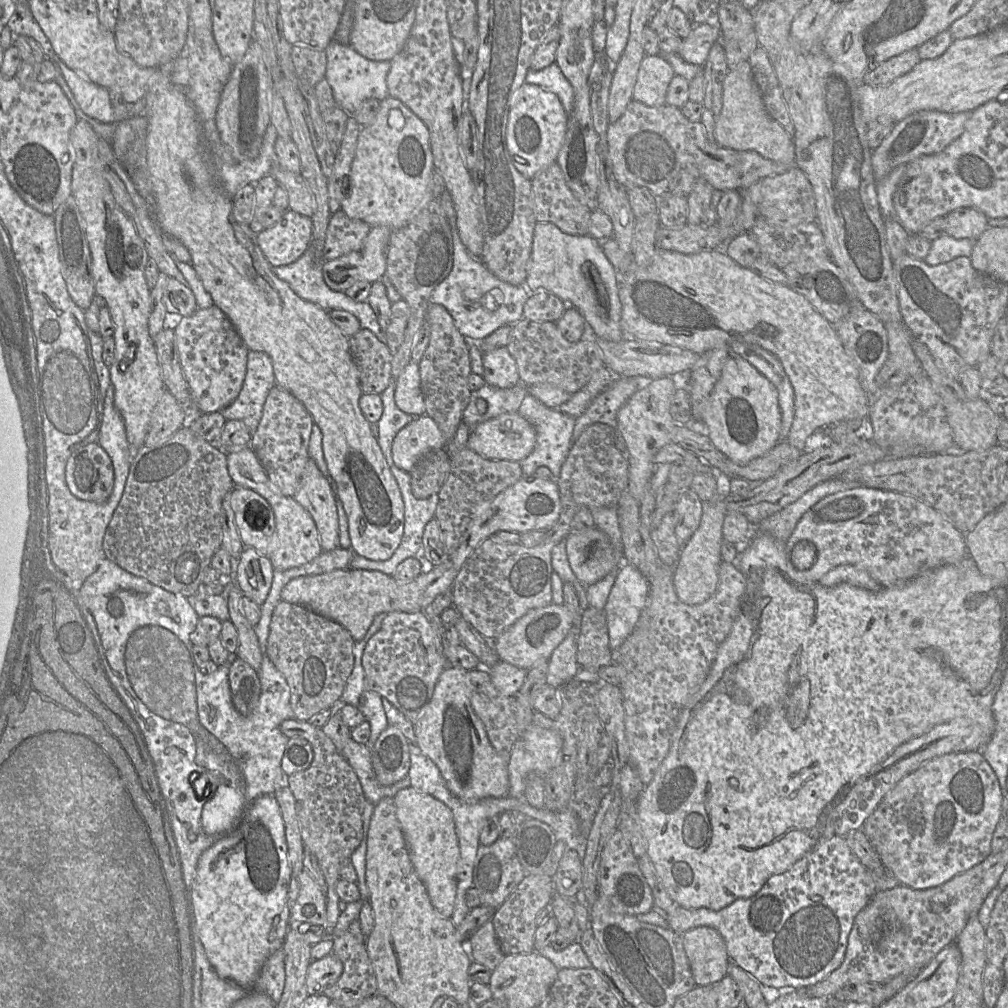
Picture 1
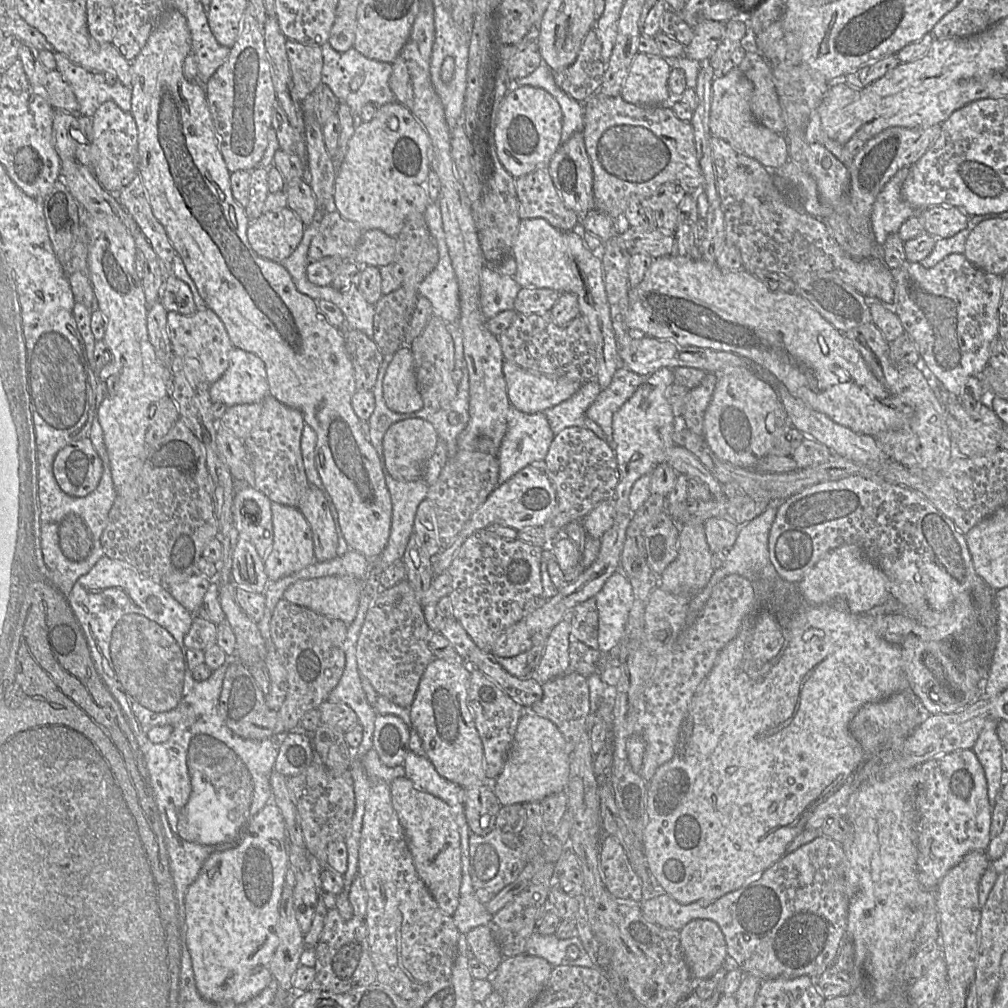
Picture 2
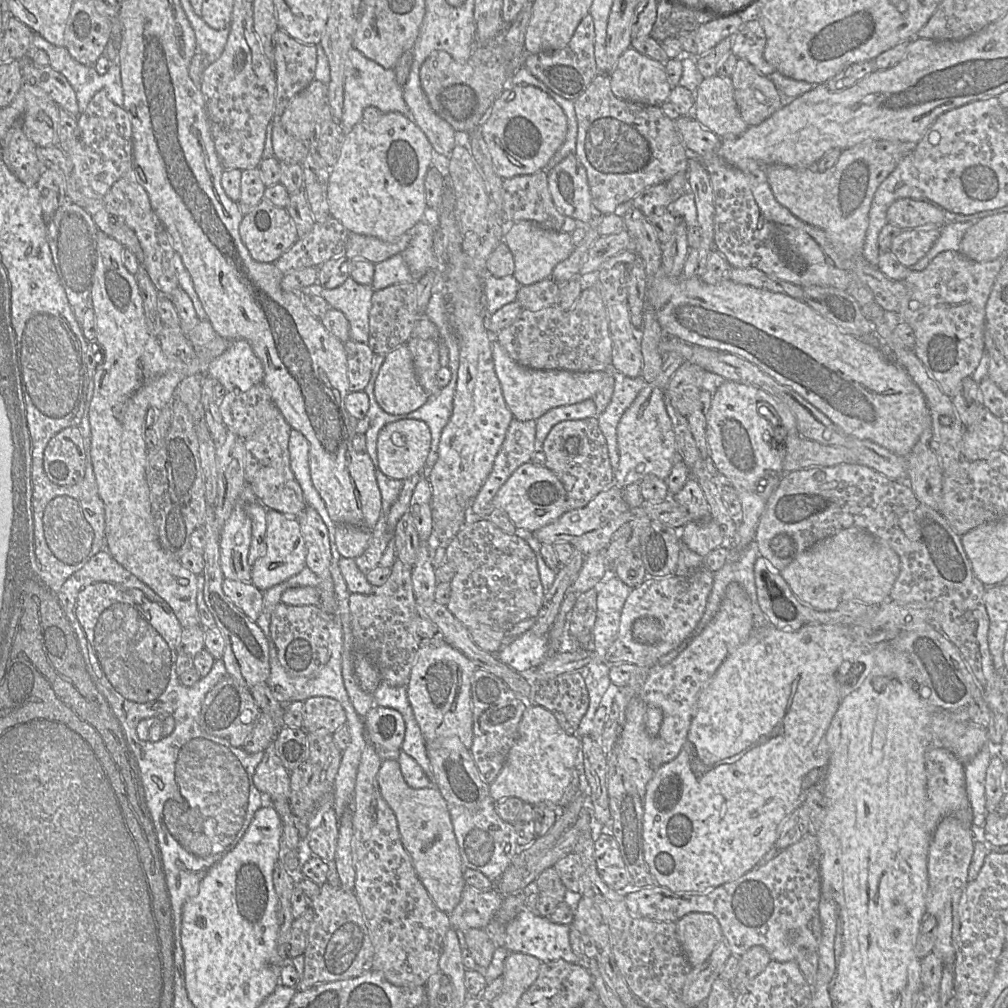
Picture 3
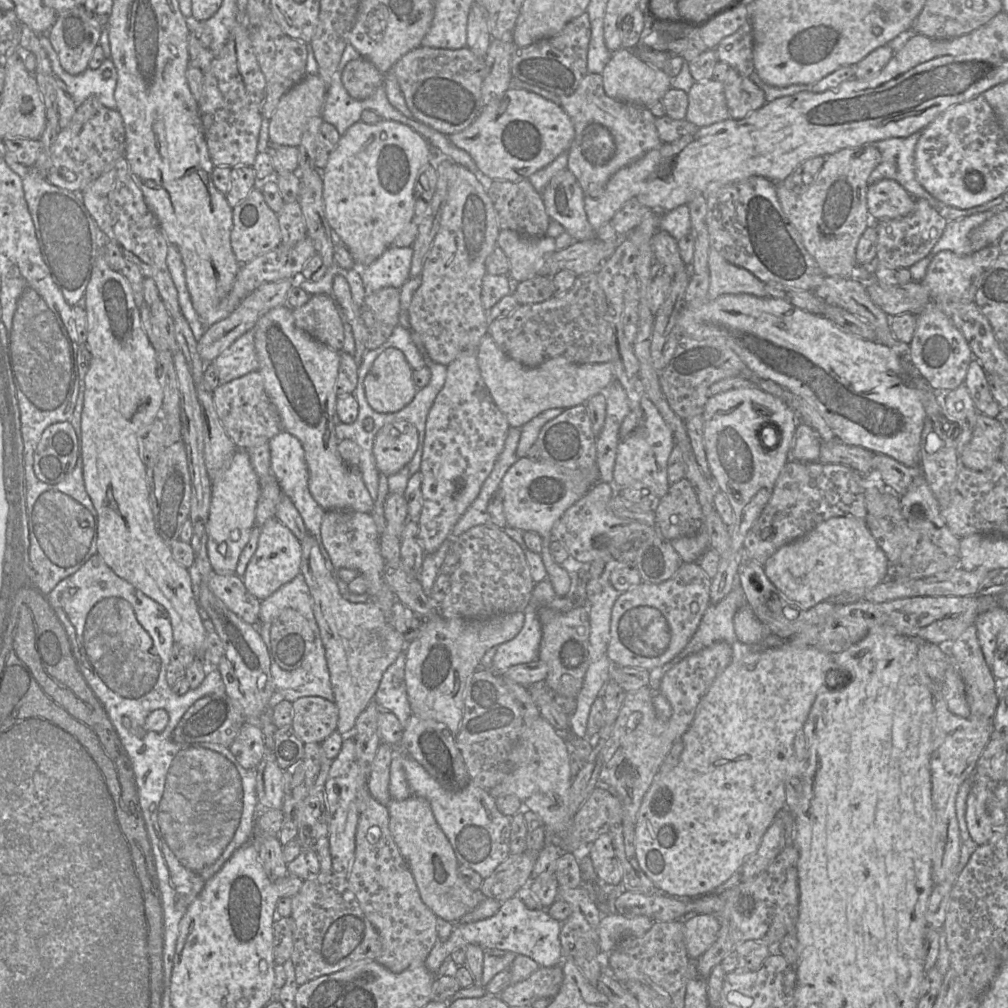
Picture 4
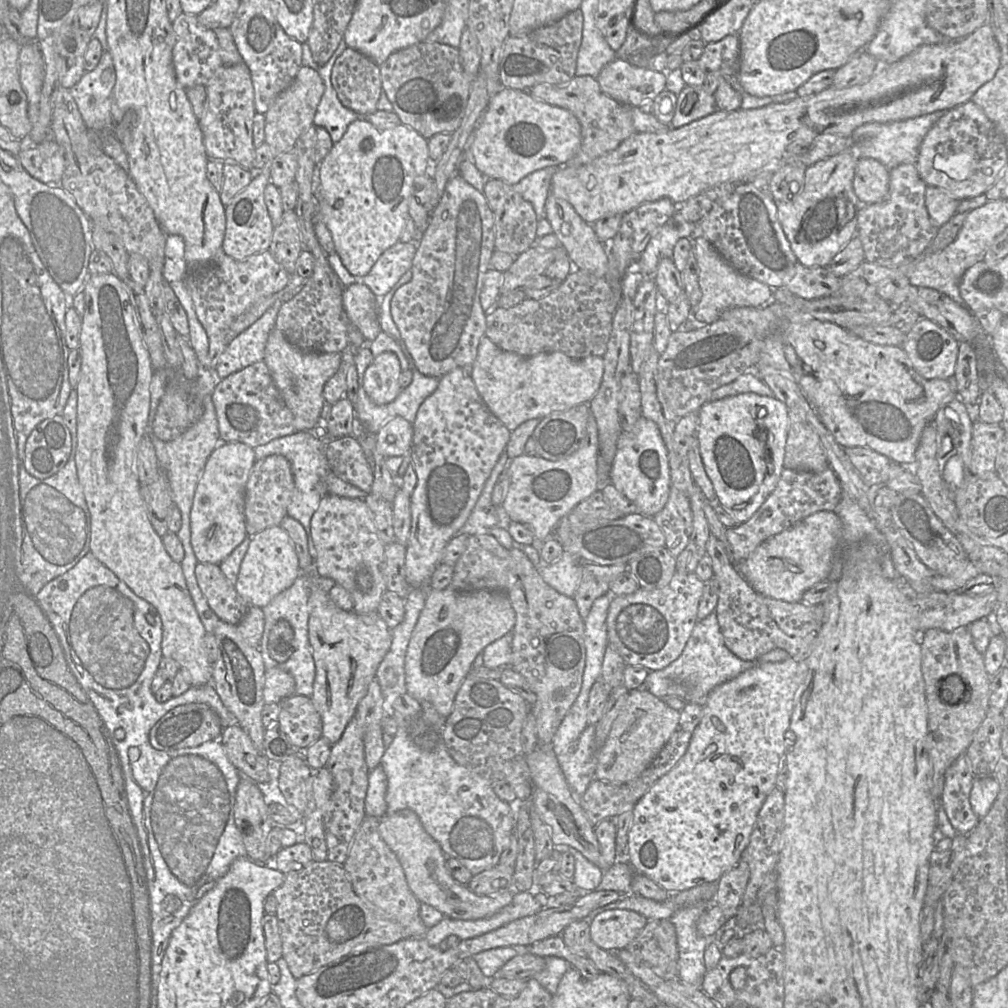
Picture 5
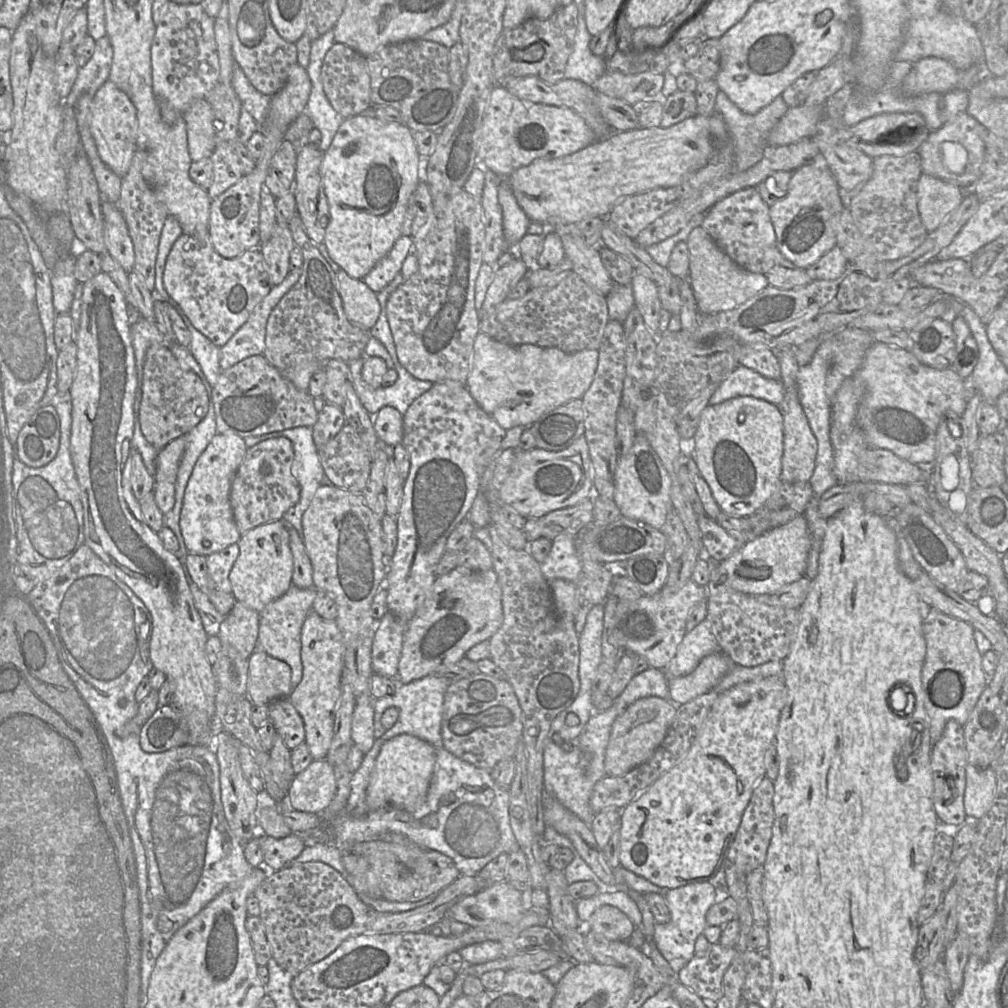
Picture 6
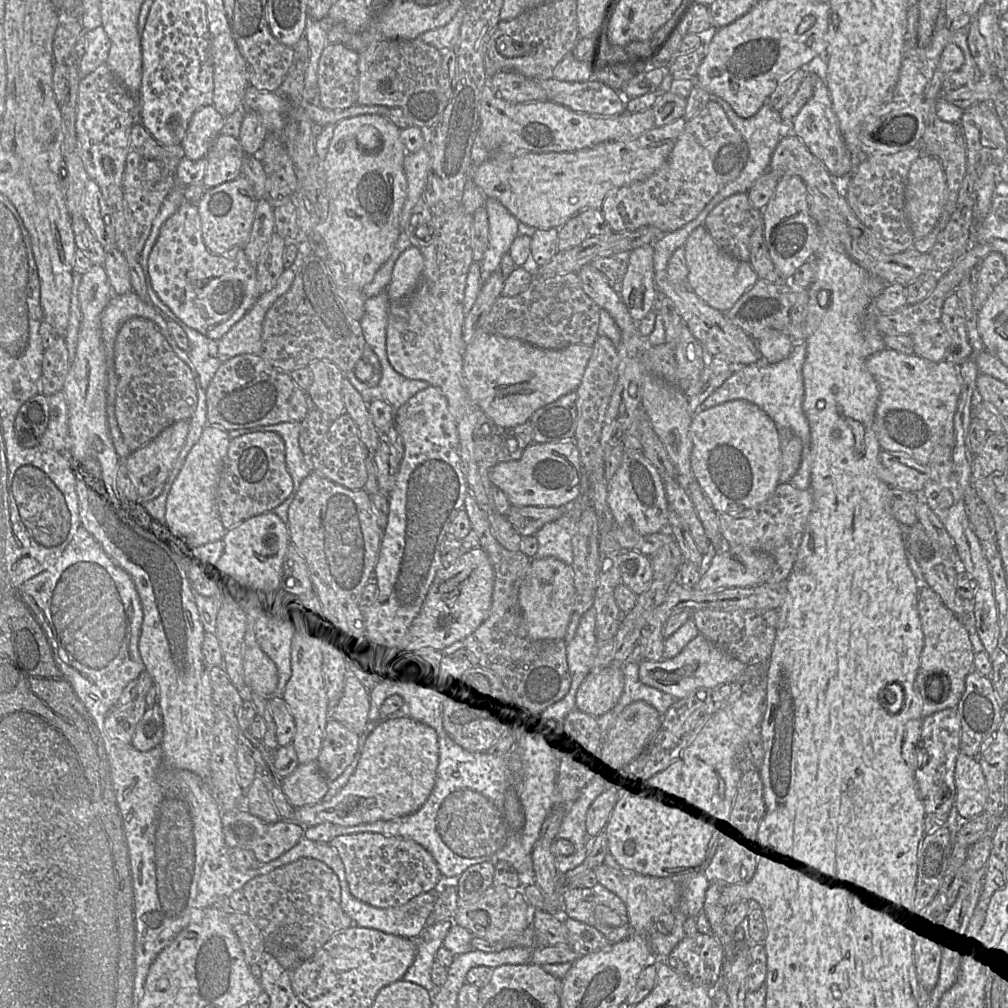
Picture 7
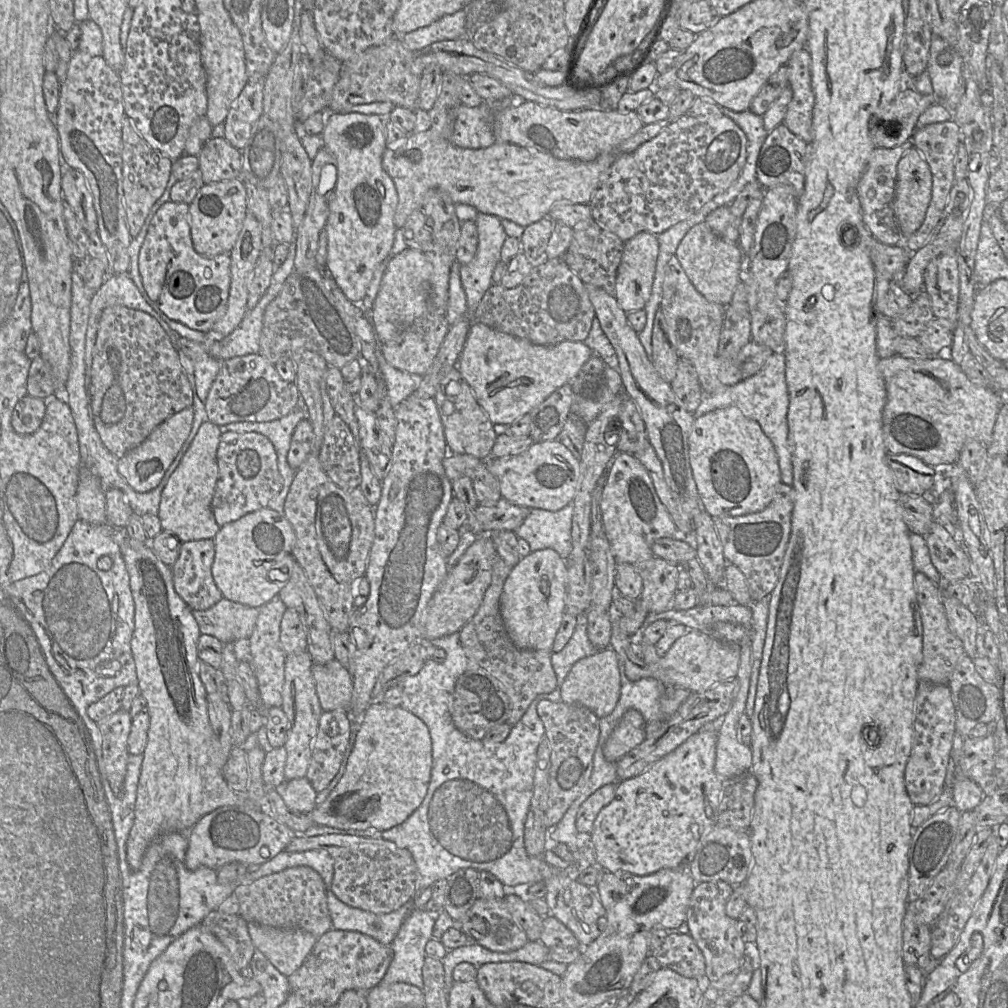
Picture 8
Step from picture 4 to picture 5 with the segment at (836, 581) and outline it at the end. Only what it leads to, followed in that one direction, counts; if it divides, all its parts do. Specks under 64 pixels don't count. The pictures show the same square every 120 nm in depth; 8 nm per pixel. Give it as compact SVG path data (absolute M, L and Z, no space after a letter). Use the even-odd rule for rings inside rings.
M817 512L761 543L736 567L757 593L790 603L801 602L805 591L827 580L835 556L842 551L842 530L842 521L835 512Z

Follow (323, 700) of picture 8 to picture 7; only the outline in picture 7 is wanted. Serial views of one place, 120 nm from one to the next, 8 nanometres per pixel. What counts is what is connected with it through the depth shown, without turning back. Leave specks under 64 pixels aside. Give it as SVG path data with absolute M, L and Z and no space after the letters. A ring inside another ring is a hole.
M347 676L343 696L333 709L329 709L330 719L356 733L362 734L369 721L370 698L368 690L354 676Z

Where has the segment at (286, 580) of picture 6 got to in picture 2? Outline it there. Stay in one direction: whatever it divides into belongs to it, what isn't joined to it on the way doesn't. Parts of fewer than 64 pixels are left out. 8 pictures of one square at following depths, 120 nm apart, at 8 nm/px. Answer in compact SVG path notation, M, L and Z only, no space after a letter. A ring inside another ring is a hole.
M271 502L273 543L264 560L269 582L292 575L315 561L312 531L309 523L297 507Z

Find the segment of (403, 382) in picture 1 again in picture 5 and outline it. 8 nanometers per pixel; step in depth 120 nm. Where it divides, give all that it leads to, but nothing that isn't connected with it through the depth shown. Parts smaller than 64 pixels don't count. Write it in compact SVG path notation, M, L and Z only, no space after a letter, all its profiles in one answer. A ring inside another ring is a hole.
M387 351L374 357L363 376L363 387L369 399L377 405L392 402L403 389L399 384L401 372L394 353Z

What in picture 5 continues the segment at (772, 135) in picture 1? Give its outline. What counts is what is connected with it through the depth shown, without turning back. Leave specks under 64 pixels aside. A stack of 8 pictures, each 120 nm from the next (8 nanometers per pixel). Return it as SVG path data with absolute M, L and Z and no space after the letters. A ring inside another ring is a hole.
M686 85L677 95L675 113L669 125L671 128L678 128L716 110L718 107L713 94L708 93L702 86Z

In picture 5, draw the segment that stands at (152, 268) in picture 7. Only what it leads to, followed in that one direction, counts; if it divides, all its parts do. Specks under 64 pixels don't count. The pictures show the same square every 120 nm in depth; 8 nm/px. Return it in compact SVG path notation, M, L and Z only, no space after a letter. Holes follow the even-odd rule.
M268 250L244 260L234 260L220 253L207 265L188 267L185 285L192 298L197 319L209 340L209 368L204 369L216 370L221 354L231 341L229 329L235 319L260 299L282 292L290 277L291 274L275 261Z

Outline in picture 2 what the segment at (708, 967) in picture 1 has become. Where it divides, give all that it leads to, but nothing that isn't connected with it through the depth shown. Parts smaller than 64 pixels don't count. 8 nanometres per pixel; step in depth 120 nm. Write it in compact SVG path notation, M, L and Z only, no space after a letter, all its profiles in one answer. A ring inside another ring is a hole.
M709 919L690 921L680 930L683 955L693 978L707 979L727 965L727 946L718 924Z

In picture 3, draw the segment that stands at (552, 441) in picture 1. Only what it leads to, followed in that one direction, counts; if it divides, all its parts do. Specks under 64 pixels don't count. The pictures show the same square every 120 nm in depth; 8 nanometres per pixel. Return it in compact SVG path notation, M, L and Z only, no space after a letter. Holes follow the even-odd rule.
M514 417L512 418L504 441L495 457L493 467L488 478L485 480L476 496L472 499L470 505L467 505L465 511L465 524L471 524L479 521L480 519L486 520L486 515L488 515L491 510L494 509L490 507L491 500L500 487L519 466L530 462L532 455L536 451L535 435L536 420L520 421Z

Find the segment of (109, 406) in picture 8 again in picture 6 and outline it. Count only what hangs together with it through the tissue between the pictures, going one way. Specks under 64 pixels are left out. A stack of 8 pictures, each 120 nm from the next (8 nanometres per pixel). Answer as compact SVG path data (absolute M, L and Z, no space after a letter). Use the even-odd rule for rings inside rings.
M152 344L143 366L142 399L137 415L145 439L157 450L188 434L207 414L209 399L200 378L172 354L168 347Z

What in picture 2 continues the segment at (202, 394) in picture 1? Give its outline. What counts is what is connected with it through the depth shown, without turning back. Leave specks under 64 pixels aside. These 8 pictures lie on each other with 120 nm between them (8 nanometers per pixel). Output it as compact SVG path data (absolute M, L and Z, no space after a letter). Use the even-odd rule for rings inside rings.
M206 308L205 310L196 311L191 316L169 311L167 313L167 332L174 354L197 359L209 384L216 382L225 373L234 346L224 324L212 310Z

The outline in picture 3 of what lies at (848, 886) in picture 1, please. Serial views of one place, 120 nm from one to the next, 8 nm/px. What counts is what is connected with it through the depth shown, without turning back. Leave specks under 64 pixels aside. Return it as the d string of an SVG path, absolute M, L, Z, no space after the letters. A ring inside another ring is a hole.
M809 832L801 840L768 861L757 865L739 879L718 886L703 893L674 893L665 887L656 886L629 892L626 895L626 905L634 918L660 922L677 923L684 916L700 912L713 915L722 930L723 940L731 955L740 957L754 946L764 947L771 960L777 962L795 961L802 949L817 950L822 935L822 925L819 917L821 898L820 851L815 833Z

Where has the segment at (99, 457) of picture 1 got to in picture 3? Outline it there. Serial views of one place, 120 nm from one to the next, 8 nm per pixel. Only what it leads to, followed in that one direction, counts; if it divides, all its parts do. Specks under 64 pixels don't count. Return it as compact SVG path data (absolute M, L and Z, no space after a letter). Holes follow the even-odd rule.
M67 427L50 439L44 450L43 467L57 485L75 485L83 479L86 450L79 427Z

